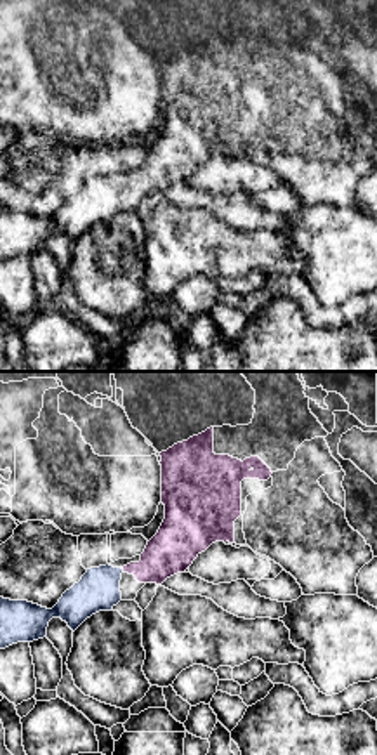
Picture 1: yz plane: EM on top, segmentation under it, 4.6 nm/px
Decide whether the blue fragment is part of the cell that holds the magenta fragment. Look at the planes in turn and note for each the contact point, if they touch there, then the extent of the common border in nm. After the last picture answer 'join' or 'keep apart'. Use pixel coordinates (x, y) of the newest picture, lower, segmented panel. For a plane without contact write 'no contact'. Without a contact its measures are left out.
contact (122, 568); length 30 nm

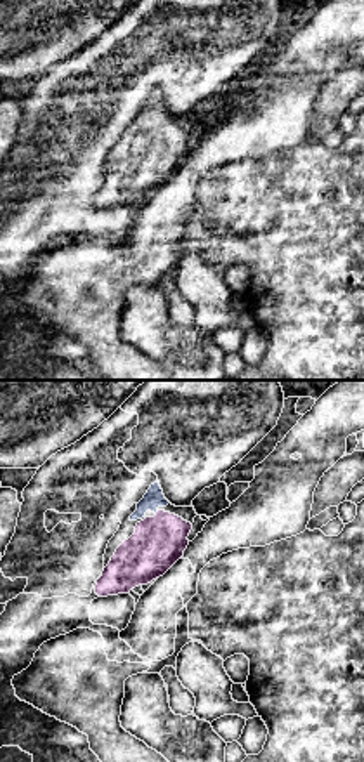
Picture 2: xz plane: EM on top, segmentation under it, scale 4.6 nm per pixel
no contact

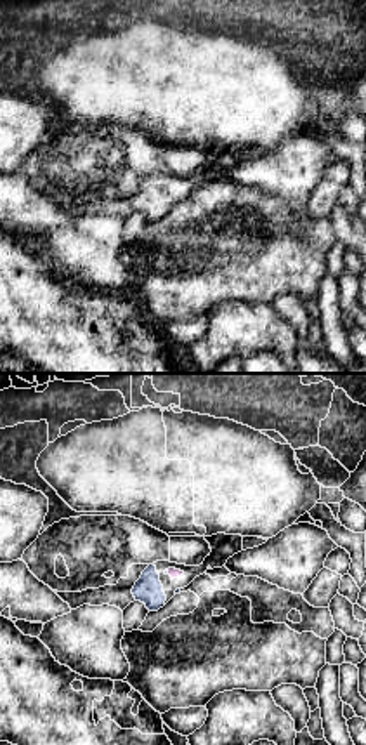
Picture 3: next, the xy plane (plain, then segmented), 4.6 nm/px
contact (167, 570); length 30 nm

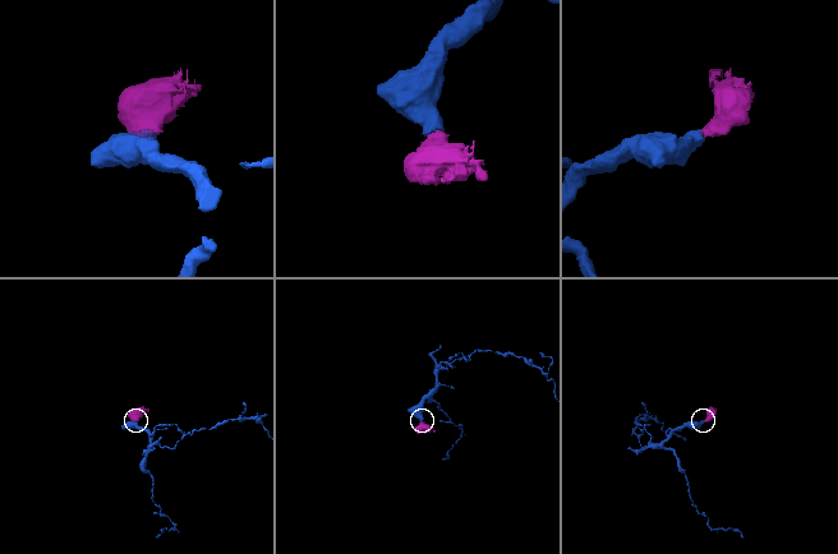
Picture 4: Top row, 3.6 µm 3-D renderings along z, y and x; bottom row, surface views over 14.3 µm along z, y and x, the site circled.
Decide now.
join

